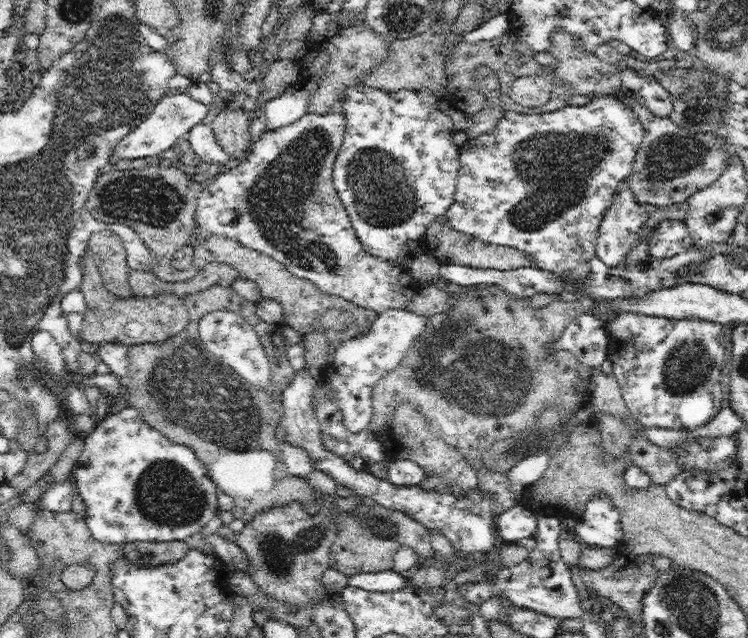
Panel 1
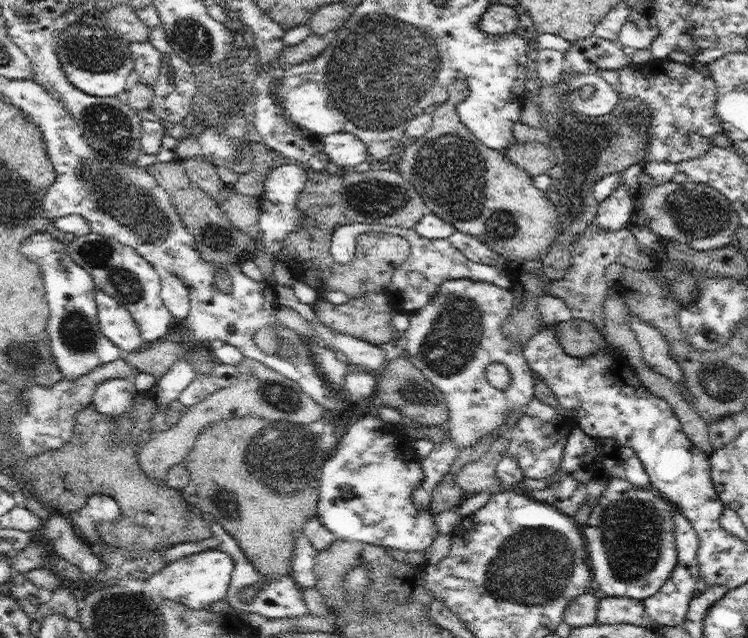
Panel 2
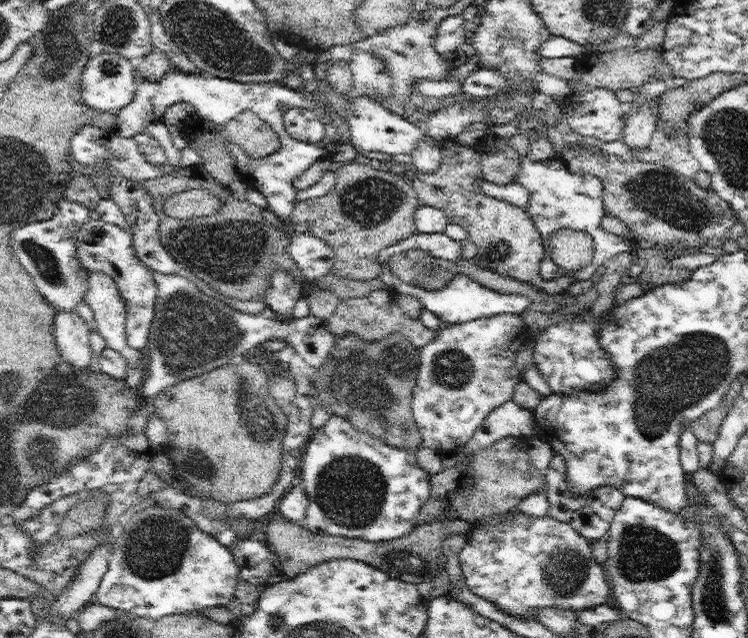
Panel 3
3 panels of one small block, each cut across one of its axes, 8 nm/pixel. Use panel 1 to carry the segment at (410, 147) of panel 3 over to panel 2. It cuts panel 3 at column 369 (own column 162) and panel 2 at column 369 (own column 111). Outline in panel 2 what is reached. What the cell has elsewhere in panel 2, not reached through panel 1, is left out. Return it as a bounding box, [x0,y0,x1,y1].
[319,133,370,167]

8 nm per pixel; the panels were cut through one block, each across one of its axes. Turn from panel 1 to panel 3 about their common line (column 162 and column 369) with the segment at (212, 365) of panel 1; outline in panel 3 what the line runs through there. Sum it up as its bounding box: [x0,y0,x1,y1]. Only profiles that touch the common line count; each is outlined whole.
[312,332,423,453]

